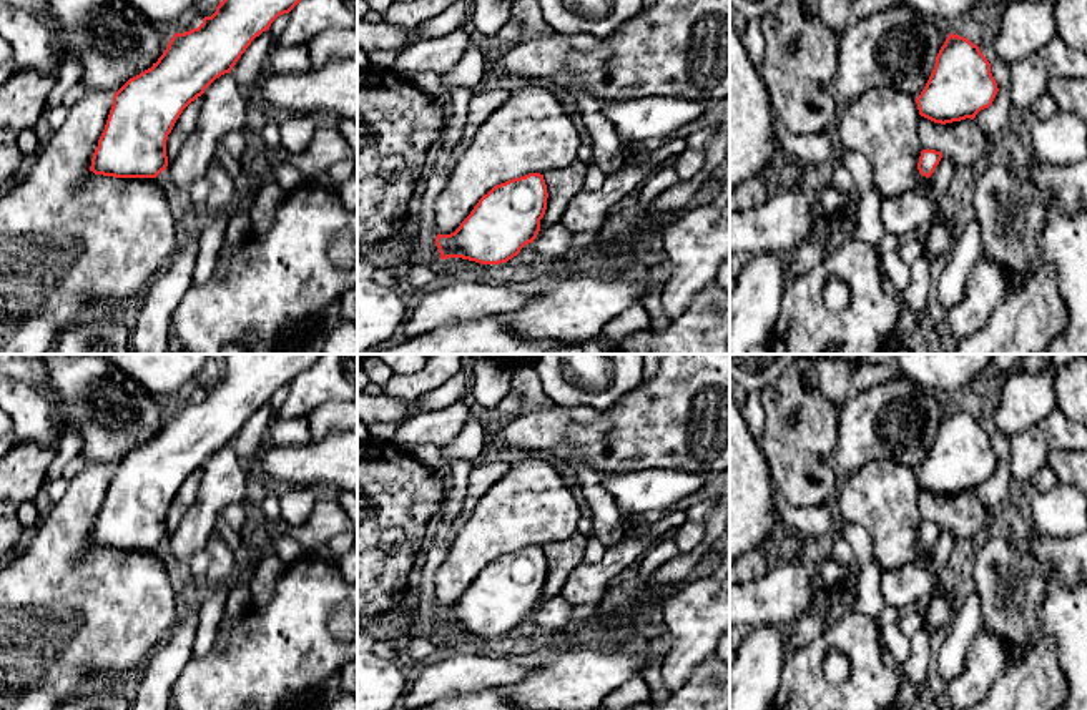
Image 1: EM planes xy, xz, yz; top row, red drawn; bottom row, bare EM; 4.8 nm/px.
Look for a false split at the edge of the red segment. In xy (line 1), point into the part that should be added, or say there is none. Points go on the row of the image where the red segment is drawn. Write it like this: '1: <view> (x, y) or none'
1: none

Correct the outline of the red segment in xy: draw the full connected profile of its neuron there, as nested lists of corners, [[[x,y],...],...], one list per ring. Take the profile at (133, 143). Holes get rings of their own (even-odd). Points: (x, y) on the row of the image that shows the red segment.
[[[223,0],[198,28],[175,33],[151,68],[115,95],[90,171],[115,178],[156,178],[168,166],[166,140],[183,110],[221,75],[229,73],[251,42],[301,0]]]

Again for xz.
[[[540,173],[495,185],[454,233],[437,234],[440,259],[507,263],[537,238],[547,198],[547,185]]]

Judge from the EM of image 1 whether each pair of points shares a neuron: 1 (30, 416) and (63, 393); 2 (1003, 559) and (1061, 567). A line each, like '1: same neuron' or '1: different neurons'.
1: same neuron
2: same neuron

